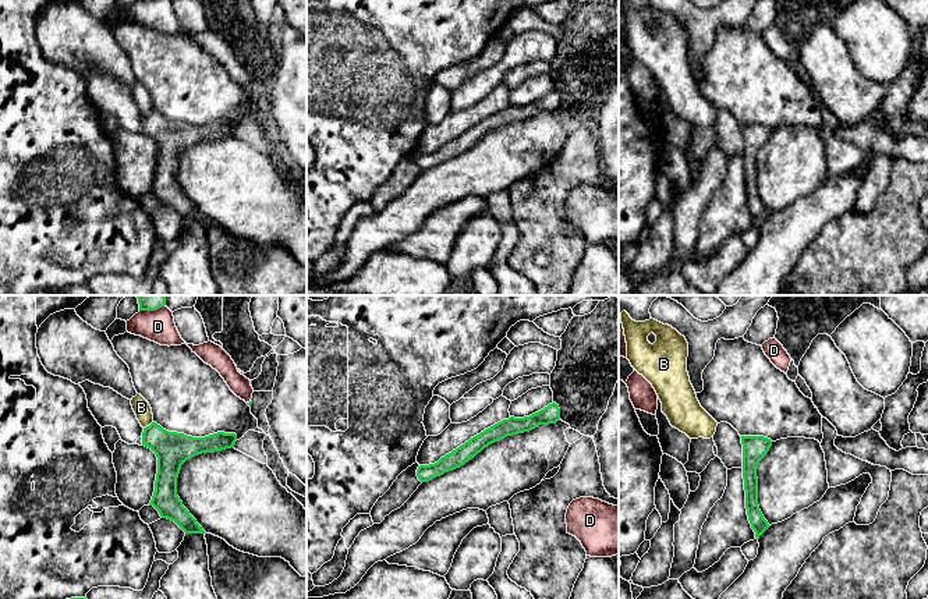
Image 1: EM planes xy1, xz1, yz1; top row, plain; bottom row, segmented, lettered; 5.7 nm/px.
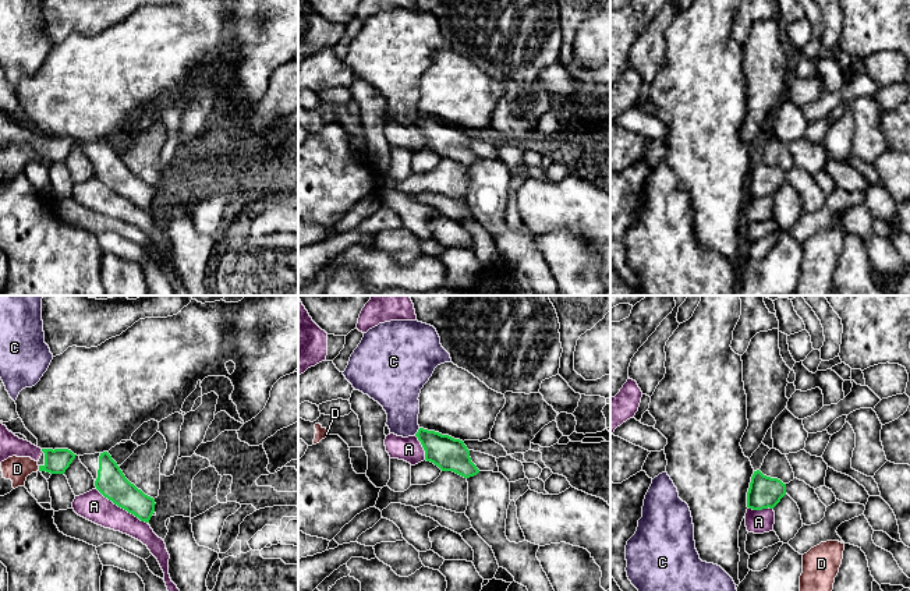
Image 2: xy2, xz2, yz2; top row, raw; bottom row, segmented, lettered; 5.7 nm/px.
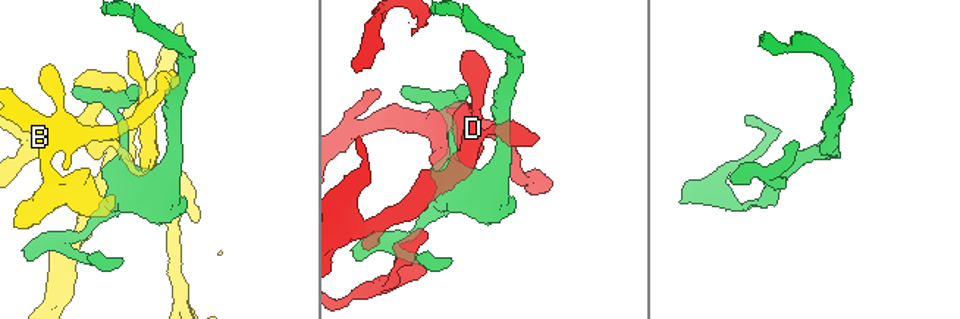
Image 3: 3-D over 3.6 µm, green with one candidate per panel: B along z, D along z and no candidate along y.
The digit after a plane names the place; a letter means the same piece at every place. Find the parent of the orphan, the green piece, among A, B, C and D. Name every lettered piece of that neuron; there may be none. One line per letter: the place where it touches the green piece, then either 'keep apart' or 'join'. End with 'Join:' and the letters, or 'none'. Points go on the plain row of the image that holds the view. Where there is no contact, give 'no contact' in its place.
A: contact xy2 (121, 195); join
B: contact xy1 (149, 113); keep apart
C: contact xz2 (417, 120); keep apart
D: contact xy2 (39, 156); keep apart
Join: A

